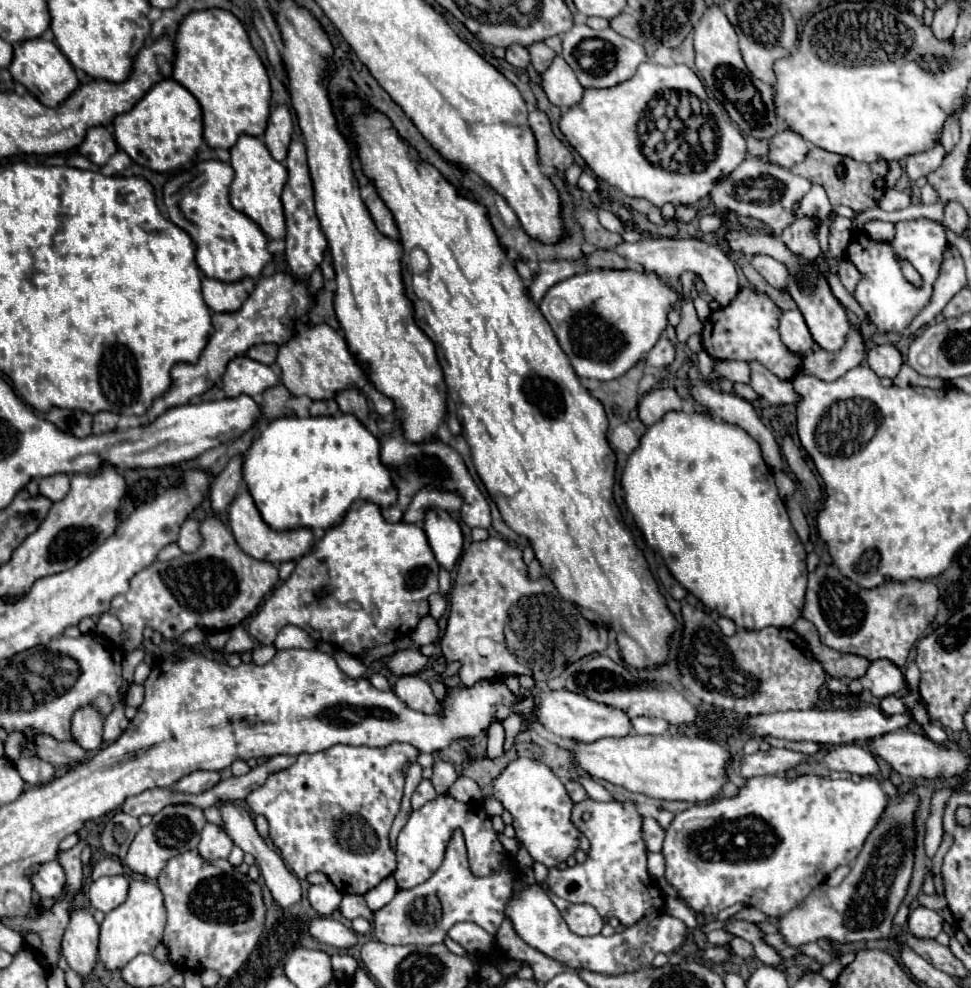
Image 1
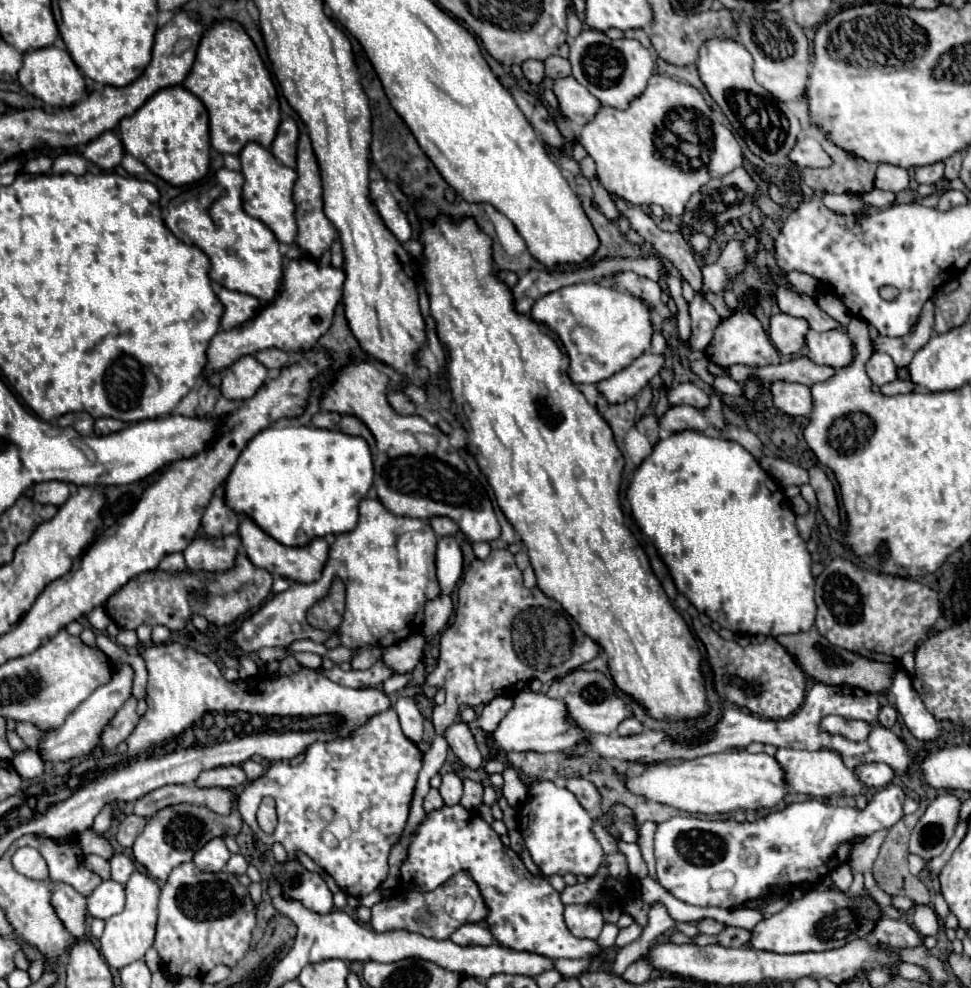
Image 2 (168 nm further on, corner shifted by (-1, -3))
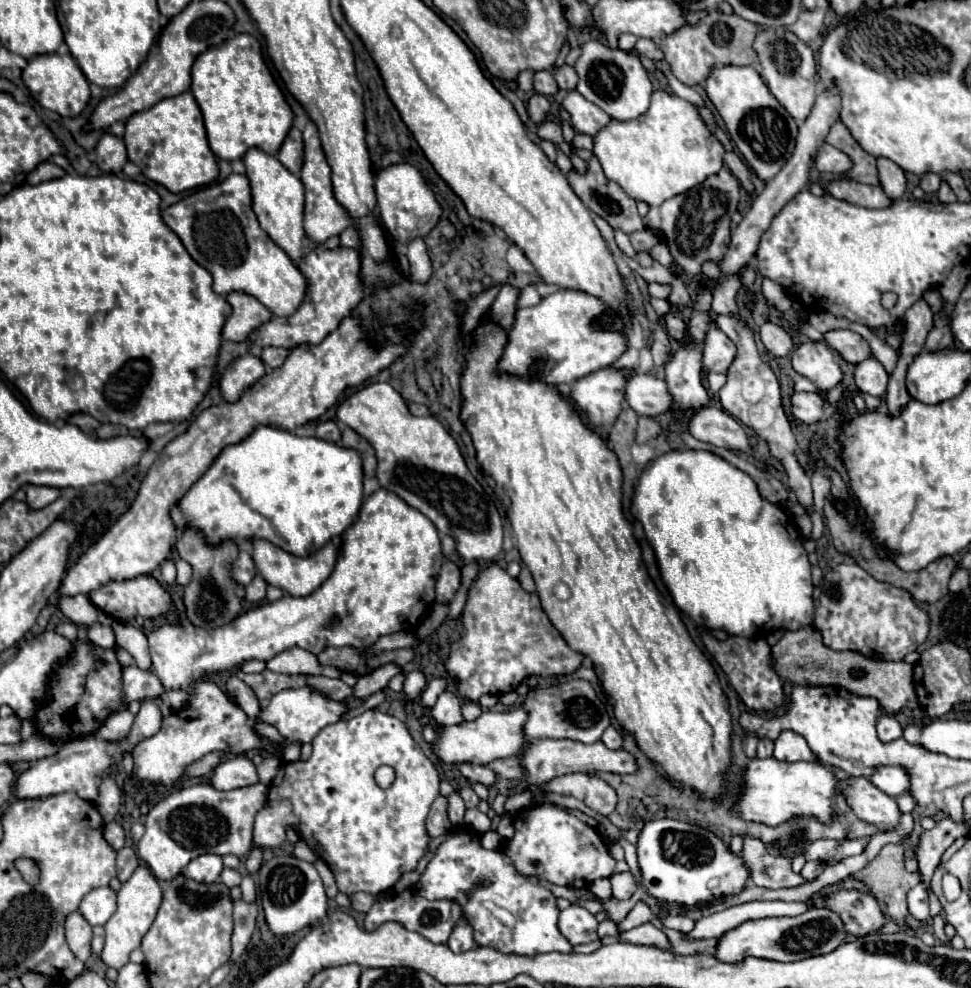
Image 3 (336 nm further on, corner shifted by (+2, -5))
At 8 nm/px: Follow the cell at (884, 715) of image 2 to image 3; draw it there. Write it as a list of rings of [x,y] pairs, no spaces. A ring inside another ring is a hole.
[[[883,714],[883,716],[877,720],[877,734],[879,734],[879,740],[881,740],[881,742],[891,742],[891,740],[897,740],[897,738],[903,736],[903,728],[901,728],[899,722],[895,720],[895,716]]]

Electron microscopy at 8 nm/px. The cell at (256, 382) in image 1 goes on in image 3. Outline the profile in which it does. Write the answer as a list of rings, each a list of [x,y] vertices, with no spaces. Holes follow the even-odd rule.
[[[245,354],[237,358],[221,376],[219,388],[221,388],[223,398],[227,402],[239,400],[243,390],[249,388],[255,380],[263,378],[263,374],[265,374],[265,364],[261,362],[261,358],[253,354]]]

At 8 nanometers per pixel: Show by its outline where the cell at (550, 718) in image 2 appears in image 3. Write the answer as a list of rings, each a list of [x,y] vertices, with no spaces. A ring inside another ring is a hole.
[[[517,704],[511,710],[487,710],[473,722],[461,722],[457,726],[439,726],[441,732],[439,738],[435,738],[435,728],[427,726],[423,730],[423,738],[433,744],[433,752],[447,764],[461,764],[461,762],[473,762],[473,764],[489,764],[497,758],[511,758],[525,752],[527,736],[525,736],[525,722],[529,714],[527,710]]]

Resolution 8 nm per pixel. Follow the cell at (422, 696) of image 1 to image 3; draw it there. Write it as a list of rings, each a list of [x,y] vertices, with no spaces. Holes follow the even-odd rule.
[[[463,762],[459,764],[461,774],[471,780],[471,782],[481,782],[485,786],[491,786],[495,782],[495,772],[483,764],[471,764],[471,762]]]

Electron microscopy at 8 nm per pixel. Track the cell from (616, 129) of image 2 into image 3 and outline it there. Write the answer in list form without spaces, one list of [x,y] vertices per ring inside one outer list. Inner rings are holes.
[[[653,90],[651,106],[643,116],[627,122],[611,120],[605,128],[601,128],[593,136],[593,152],[601,162],[603,172],[609,180],[617,182],[629,198],[643,200],[649,206],[659,206],[665,200],[701,184],[707,176],[717,174],[723,168],[723,156],[725,156],[721,142],[707,128],[697,106],[663,90]]]

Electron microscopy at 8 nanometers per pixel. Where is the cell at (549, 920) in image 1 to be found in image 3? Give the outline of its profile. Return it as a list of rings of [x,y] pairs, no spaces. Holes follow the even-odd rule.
[[[473,830],[451,832],[449,838],[435,850],[435,856],[429,860],[413,890],[427,900],[457,900],[463,906],[465,920],[471,924],[479,946],[491,946],[505,954],[525,956],[543,952],[573,952],[571,942],[557,928],[559,908],[555,896],[547,888],[519,874],[507,854],[483,848],[481,836]]]

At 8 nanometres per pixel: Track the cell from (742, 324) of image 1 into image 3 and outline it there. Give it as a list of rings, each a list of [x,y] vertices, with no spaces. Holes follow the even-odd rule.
[[[711,326],[705,338],[703,348],[703,366],[707,372],[727,372],[731,362],[737,356],[737,348],[727,334],[723,334],[717,326]]]

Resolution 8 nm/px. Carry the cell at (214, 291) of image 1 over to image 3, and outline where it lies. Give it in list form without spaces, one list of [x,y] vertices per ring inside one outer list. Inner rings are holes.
[[[231,292],[227,294],[227,302],[231,304],[233,312],[223,326],[223,338],[231,342],[243,342],[251,330],[271,318],[271,312],[253,296],[245,292]]]

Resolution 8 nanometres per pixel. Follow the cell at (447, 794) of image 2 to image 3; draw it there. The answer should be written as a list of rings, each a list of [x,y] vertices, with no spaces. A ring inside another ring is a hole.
[[[453,792],[447,800],[449,800],[449,820],[451,820],[451,824],[455,828],[457,826],[463,826],[463,814],[465,814],[463,798],[459,796],[459,792]]]

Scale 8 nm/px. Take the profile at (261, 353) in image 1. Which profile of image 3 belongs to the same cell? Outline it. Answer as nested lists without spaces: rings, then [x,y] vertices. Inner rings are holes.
[[[269,346],[269,348],[263,348],[263,354],[261,354],[261,360],[267,368],[277,368],[279,364],[283,364],[283,360],[287,358],[289,350],[287,348],[275,348],[275,346]]]

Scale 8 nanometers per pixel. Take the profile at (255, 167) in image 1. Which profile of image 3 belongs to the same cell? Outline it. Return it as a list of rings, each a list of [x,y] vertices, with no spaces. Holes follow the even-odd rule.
[[[249,148],[243,156],[247,178],[251,184],[253,196],[253,212],[261,224],[261,228],[271,236],[271,240],[285,250],[285,254],[293,260],[301,258],[301,242],[305,238],[303,230],[303,184],[291,174],[277,156],[271,156],[259,148]]]

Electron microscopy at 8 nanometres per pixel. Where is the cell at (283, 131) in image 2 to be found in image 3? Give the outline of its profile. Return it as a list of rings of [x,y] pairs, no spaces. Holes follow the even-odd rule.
[[[297,128],[289,130],[285,142],[281,144],[281,148],[277,152],[277,158],[289,172],[299,176],[299,170],[303,166],[303,140],[301,140],[301,132]]]

